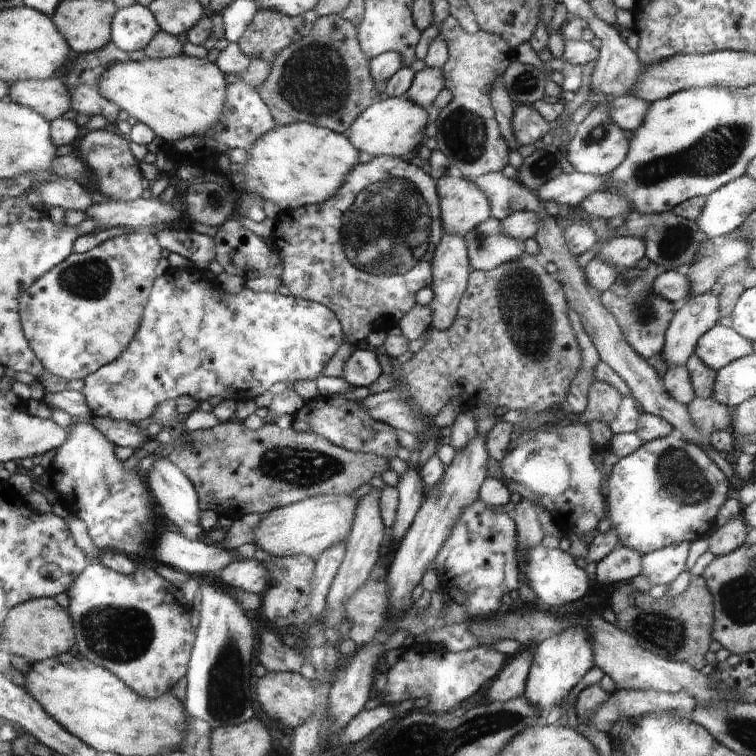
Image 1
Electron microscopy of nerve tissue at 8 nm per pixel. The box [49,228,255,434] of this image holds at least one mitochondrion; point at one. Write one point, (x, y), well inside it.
(90, 280)

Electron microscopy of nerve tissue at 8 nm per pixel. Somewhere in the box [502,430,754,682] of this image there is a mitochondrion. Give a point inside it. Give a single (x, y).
(676, 471)

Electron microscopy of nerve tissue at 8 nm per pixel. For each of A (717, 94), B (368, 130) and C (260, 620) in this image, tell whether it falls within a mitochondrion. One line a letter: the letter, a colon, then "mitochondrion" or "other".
A: other
B: other
C: other

